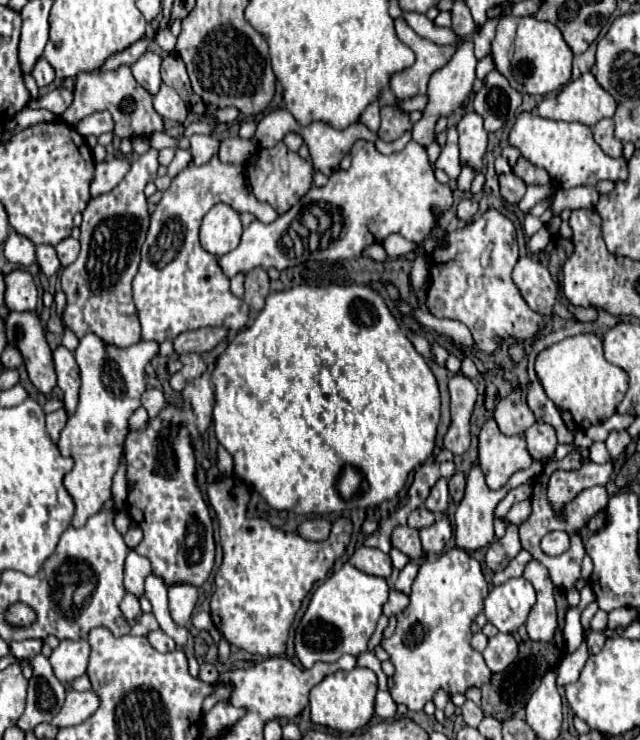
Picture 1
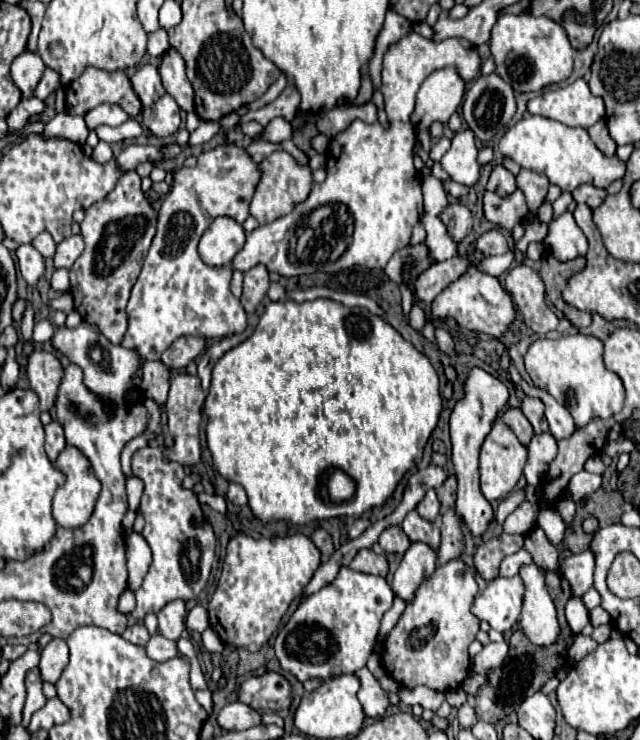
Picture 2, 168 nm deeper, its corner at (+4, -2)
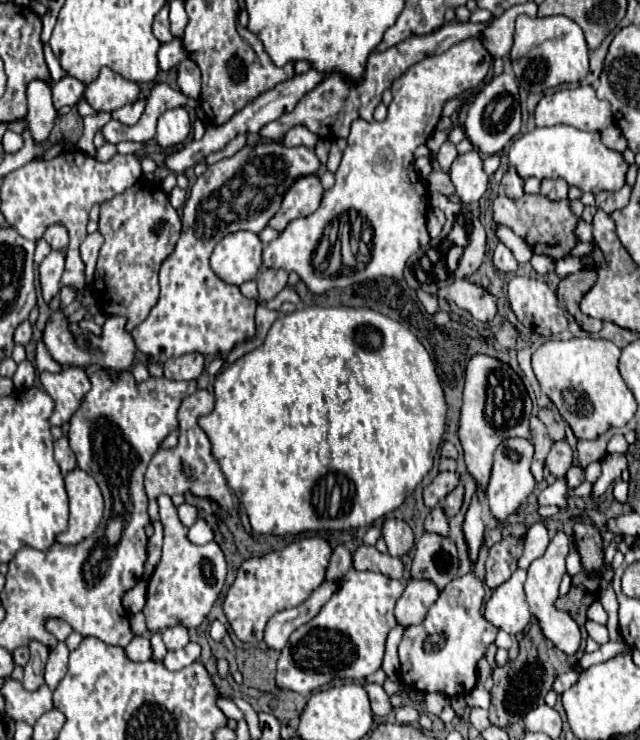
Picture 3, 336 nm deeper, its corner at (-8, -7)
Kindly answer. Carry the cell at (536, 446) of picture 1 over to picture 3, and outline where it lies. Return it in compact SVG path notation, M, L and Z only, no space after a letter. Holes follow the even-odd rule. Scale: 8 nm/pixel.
M566 440L554 442L548 456L546 456L546 468L554 478L566 476L568 468L572 466L572 448L568 446Z

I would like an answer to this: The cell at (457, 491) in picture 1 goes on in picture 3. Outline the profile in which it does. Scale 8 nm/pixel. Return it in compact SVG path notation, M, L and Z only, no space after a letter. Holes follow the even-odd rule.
M458 484L445 498L443 509L447 517L452 518L458 514L462 500L464 500L464 484Z

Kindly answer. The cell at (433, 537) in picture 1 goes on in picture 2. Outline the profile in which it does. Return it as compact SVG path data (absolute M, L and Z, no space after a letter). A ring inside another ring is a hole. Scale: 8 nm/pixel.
M414 543L406 551L400 567L392 579L392 591L396 597L410 603L414 599L416 589L434 573L436 569L436 553L424 543Z

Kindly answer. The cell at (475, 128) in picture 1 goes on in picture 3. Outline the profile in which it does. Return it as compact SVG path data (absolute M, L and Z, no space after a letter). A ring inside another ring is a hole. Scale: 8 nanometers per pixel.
M478 150L460 154L450 168L450 178L462 202L478 202L488 190L488 174L482 168Z

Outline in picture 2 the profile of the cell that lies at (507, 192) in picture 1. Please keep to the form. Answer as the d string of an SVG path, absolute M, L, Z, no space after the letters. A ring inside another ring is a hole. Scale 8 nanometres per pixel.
M496 165L492 169L492 175L488 179L486 189L498 193L500 197L508 197L508 195L512 195L516 191L516 179L514 179L514 175L506 167Z

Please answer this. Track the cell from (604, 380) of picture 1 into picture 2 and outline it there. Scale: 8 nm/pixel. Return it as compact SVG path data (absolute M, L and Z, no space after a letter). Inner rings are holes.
M574 333L574 335L560 337L560 339L536 339L524 355L524 365L526 365L526 371L528 371L530 379L534 381L534 385L540 389L546 389L560 405L564 405L572 413L578 429L586 427L594 417L608 419L608 417L620 413L622 405L624 405L624 385L622 385L620 377L616 377L616 373L610 373L604 367L602 353L604 353L604 343L600 339L596 339L592 335Z

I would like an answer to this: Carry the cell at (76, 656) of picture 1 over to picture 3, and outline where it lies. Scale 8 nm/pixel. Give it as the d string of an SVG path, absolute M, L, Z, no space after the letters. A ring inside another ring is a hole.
M58 642L58 646L50 652L50 658L48 658L48 664L46 664L46 672L44 672L46 686L50 690L56 690L56 686L60 684L60 680L68 672L68 654L70 654L70 650L66 648L64 642Z

